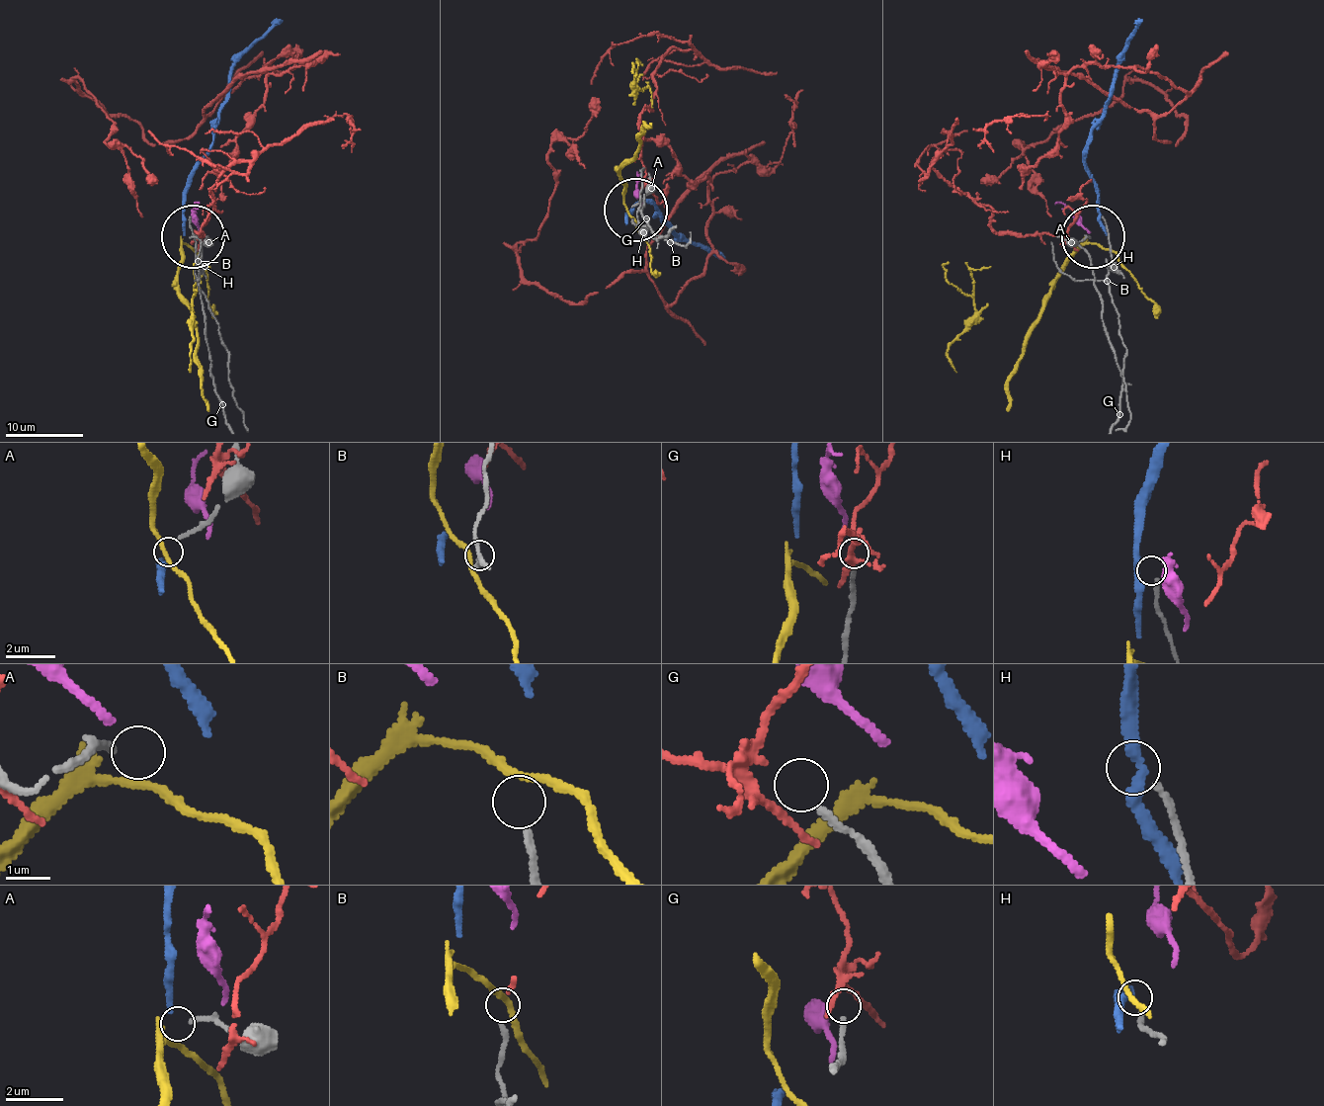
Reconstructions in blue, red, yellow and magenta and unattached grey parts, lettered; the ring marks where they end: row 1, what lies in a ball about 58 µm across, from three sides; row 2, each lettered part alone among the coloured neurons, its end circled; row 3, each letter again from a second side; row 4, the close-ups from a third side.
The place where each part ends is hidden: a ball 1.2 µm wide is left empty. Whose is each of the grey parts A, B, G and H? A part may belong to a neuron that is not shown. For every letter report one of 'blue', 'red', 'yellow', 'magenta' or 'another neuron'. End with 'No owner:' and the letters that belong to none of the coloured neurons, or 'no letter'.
A: another neuron
B: another neuron
G: another neuron
H: another neuron
No owner: A, B, G, H

